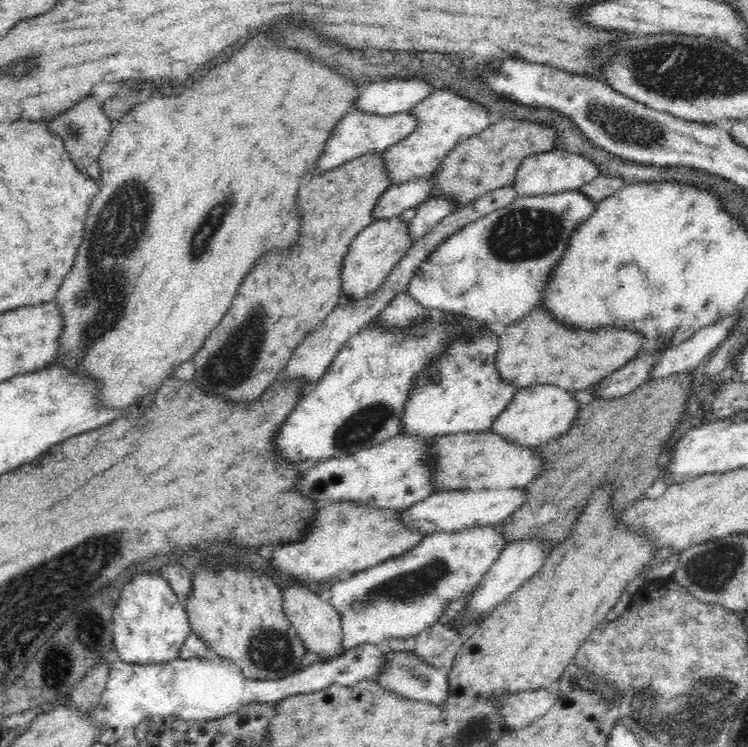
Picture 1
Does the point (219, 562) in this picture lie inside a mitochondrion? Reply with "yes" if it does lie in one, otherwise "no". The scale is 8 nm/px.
no

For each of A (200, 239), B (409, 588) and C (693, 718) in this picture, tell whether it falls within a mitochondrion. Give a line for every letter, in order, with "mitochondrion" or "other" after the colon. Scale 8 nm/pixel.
A: mitochondrion
B: mitochondrion
C: mitochondrion

